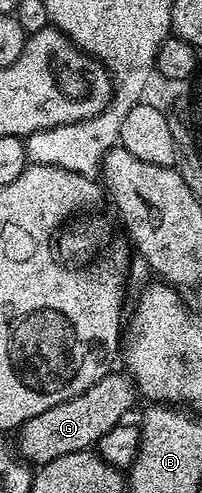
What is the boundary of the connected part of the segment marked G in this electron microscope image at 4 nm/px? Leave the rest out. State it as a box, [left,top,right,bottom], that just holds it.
[16,371,136,467]

